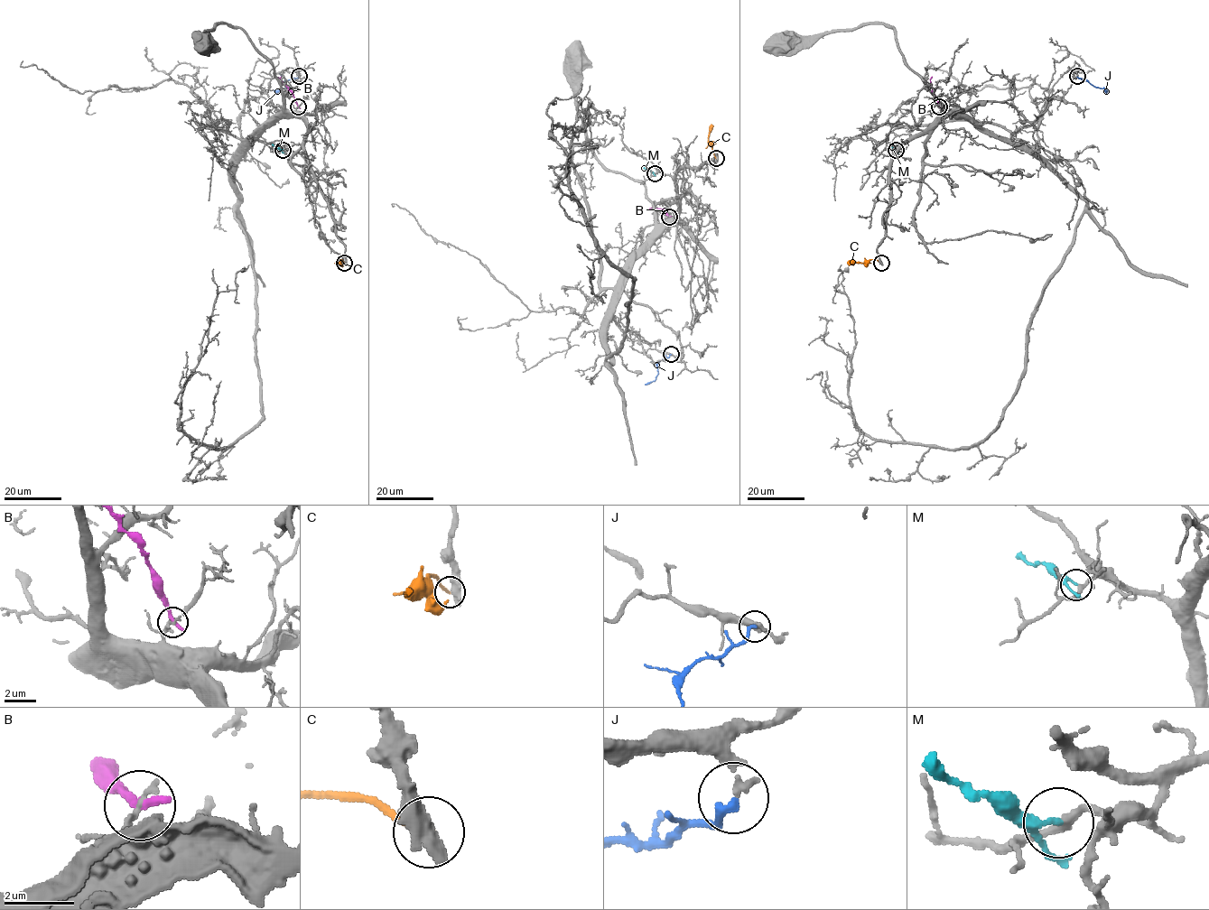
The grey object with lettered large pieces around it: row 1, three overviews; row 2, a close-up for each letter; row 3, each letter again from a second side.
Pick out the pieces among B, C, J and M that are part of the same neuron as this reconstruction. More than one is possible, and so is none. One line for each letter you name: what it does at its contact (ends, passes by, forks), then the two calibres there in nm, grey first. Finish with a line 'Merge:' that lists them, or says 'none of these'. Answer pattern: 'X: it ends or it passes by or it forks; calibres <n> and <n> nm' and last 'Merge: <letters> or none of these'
J: it ends; calibres 170 and 240 nm
Merge: J

